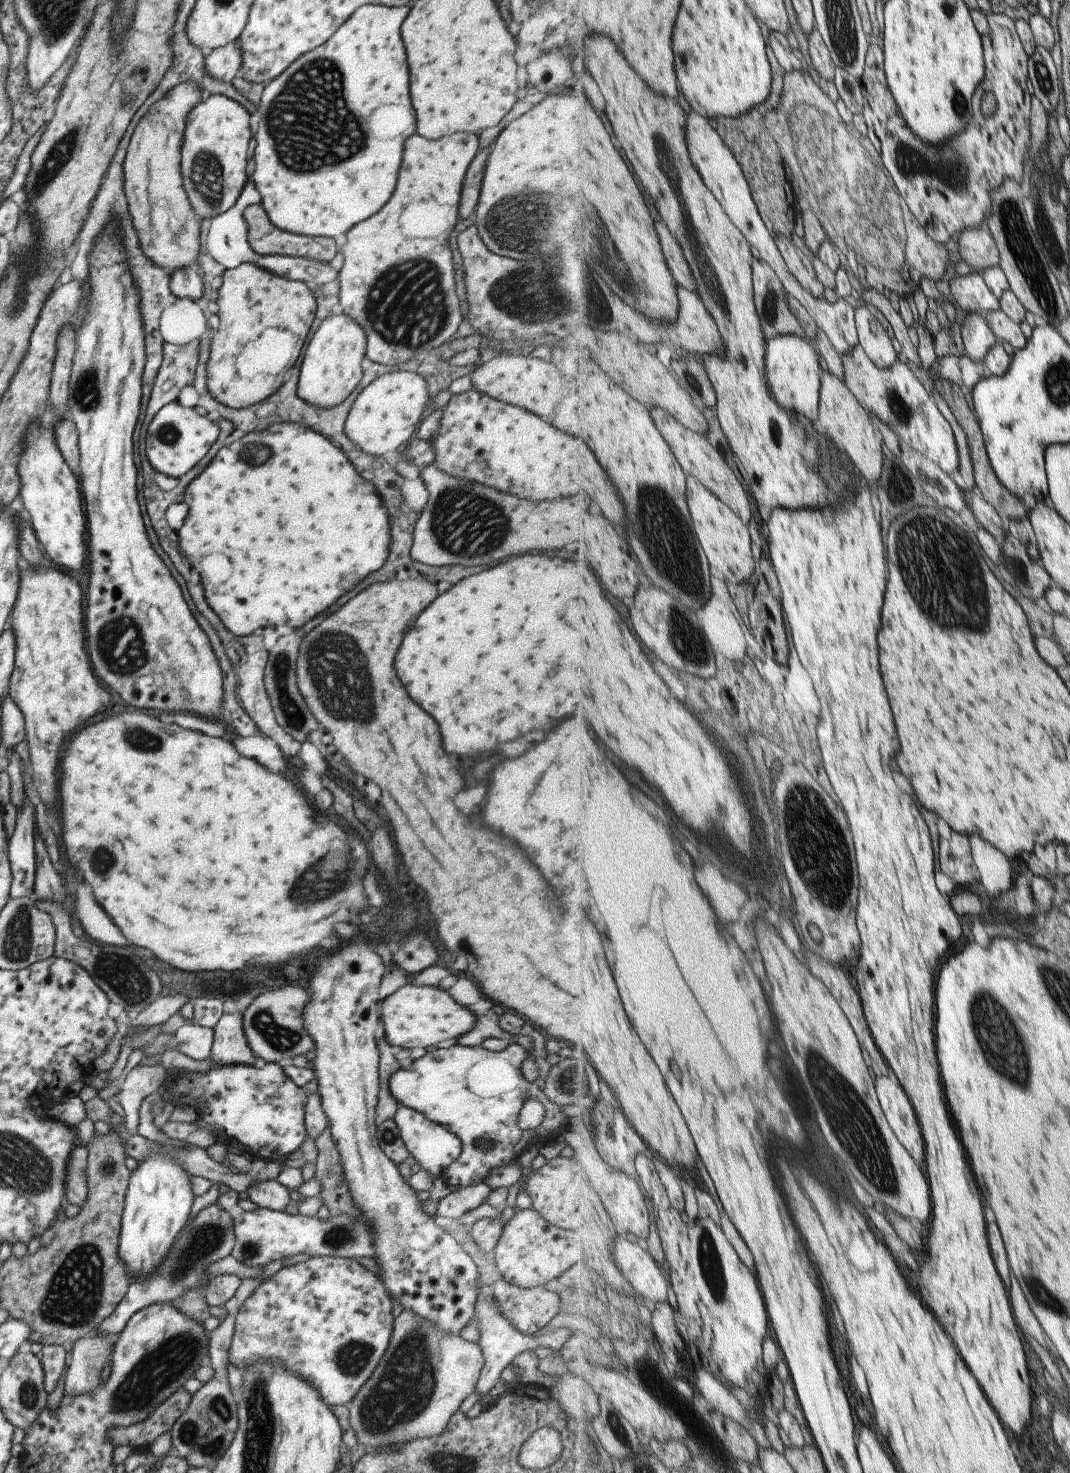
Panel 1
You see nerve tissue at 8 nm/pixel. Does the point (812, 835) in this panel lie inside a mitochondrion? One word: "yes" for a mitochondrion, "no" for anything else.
yes

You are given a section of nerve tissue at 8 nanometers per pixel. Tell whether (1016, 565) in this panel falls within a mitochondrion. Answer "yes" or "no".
yes

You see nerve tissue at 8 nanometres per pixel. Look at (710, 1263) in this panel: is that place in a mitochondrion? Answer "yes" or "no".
yes

